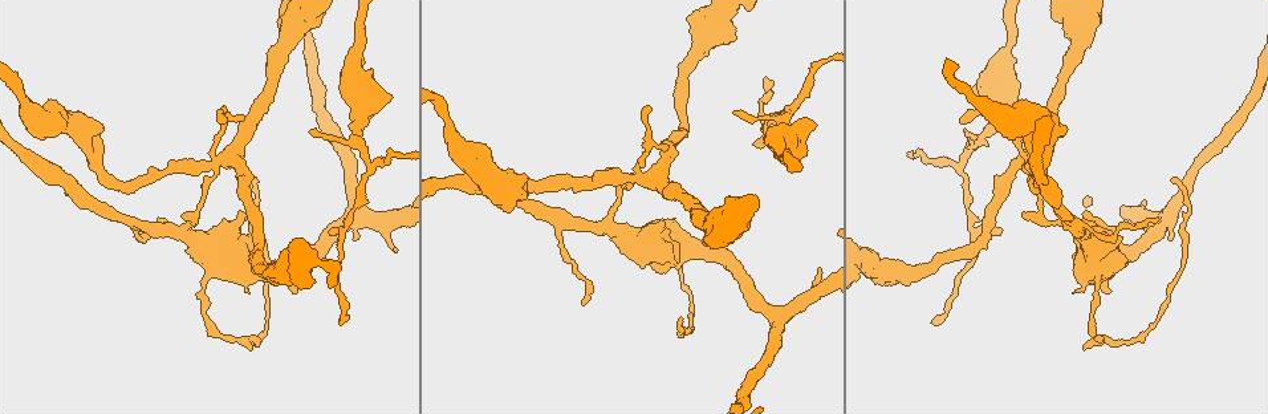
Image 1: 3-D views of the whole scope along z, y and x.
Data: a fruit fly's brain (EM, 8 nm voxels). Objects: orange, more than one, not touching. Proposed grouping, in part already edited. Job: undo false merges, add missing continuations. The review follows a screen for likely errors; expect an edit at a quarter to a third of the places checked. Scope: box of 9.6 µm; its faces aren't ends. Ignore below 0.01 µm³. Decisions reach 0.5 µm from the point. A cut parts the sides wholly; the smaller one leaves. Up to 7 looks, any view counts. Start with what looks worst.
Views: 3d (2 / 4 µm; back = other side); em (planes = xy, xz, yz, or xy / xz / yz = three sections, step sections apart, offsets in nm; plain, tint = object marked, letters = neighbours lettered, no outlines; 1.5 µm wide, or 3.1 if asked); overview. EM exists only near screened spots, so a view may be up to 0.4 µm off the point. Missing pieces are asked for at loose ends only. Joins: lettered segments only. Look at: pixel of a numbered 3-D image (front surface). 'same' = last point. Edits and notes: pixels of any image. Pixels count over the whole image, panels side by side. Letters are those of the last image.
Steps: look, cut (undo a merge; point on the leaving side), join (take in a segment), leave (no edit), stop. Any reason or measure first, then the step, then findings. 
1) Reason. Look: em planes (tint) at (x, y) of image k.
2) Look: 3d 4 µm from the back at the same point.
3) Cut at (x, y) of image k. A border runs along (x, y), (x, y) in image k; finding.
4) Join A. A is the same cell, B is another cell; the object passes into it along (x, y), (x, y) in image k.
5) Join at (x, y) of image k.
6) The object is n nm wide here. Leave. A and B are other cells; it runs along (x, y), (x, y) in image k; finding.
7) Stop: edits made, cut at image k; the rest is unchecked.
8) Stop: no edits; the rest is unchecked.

An open end. Look: 3d 4 µm at (514, 172) of image 1.

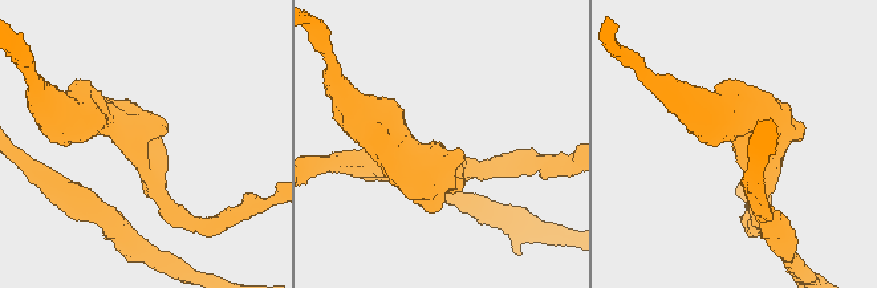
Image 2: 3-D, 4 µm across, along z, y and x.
Look: em xy step 8 (tint) at (140, 142) of image 2.

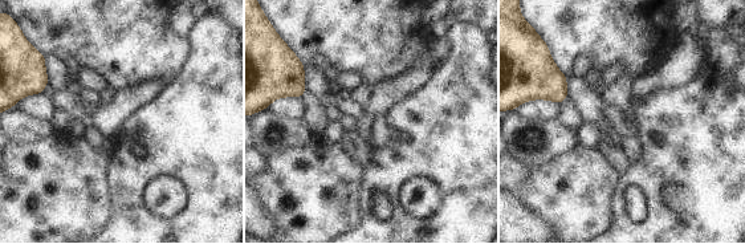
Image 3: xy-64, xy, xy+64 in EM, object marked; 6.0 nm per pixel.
Another direction. Look: em planes (letters) at the same point.

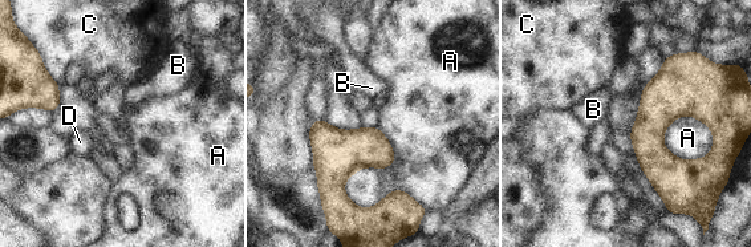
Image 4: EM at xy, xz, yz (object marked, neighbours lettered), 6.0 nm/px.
Leave. A, B, C and D are other cells; a border runs along (377, 128), (426, 211) in image 4; none of them fits.

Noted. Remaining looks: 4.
Branch stops here. Look: 3d 2 µm from the back at (583, 303) of image 1.

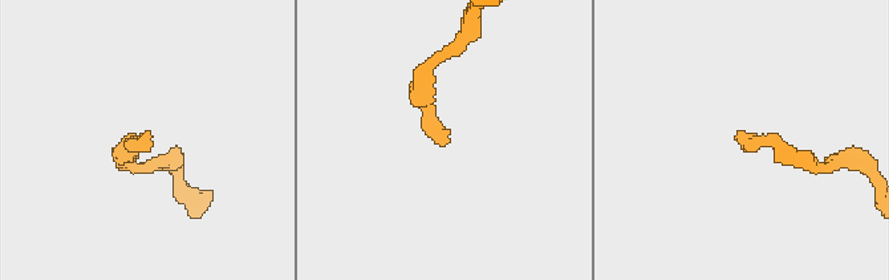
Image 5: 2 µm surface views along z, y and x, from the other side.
Now the EM. Look: em planes (letters) at (739, 133) of image 5.

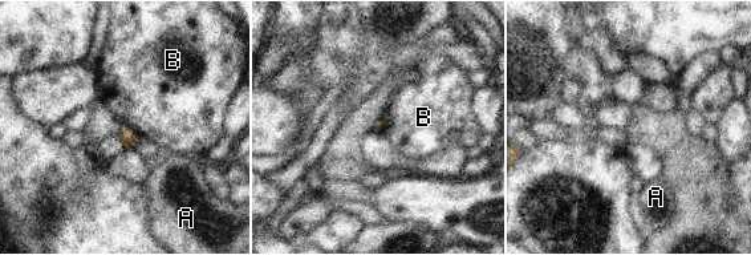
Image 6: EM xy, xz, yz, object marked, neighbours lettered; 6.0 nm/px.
Leave. A and B are other cells; a border runs along (121, 124), (142, 137) in image 6; no lettered segment goes on from it.

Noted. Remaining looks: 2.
Two arms in line, one across. Look: 3d 2 µm at (186, 236) of image 1.

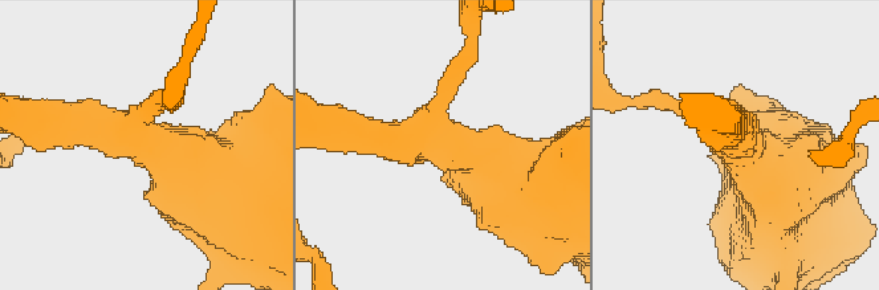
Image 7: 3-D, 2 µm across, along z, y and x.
Now the EM. Look: em planes (letters) at (144, 137) of image 7.

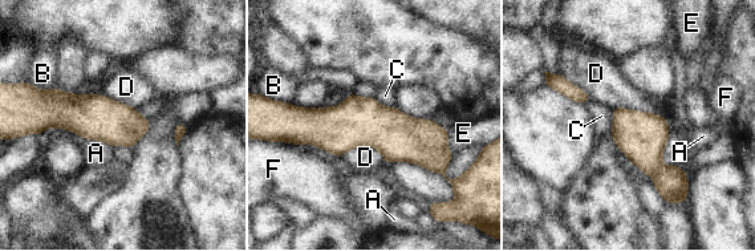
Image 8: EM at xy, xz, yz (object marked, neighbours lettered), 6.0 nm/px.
Leave. A, B, C, D, E and F are other cells; it runs along (295, 117), (380, 126), (447, 154) in image 8; one neuron here.

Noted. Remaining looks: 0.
Stop: no edits; the rest is unchecked.

